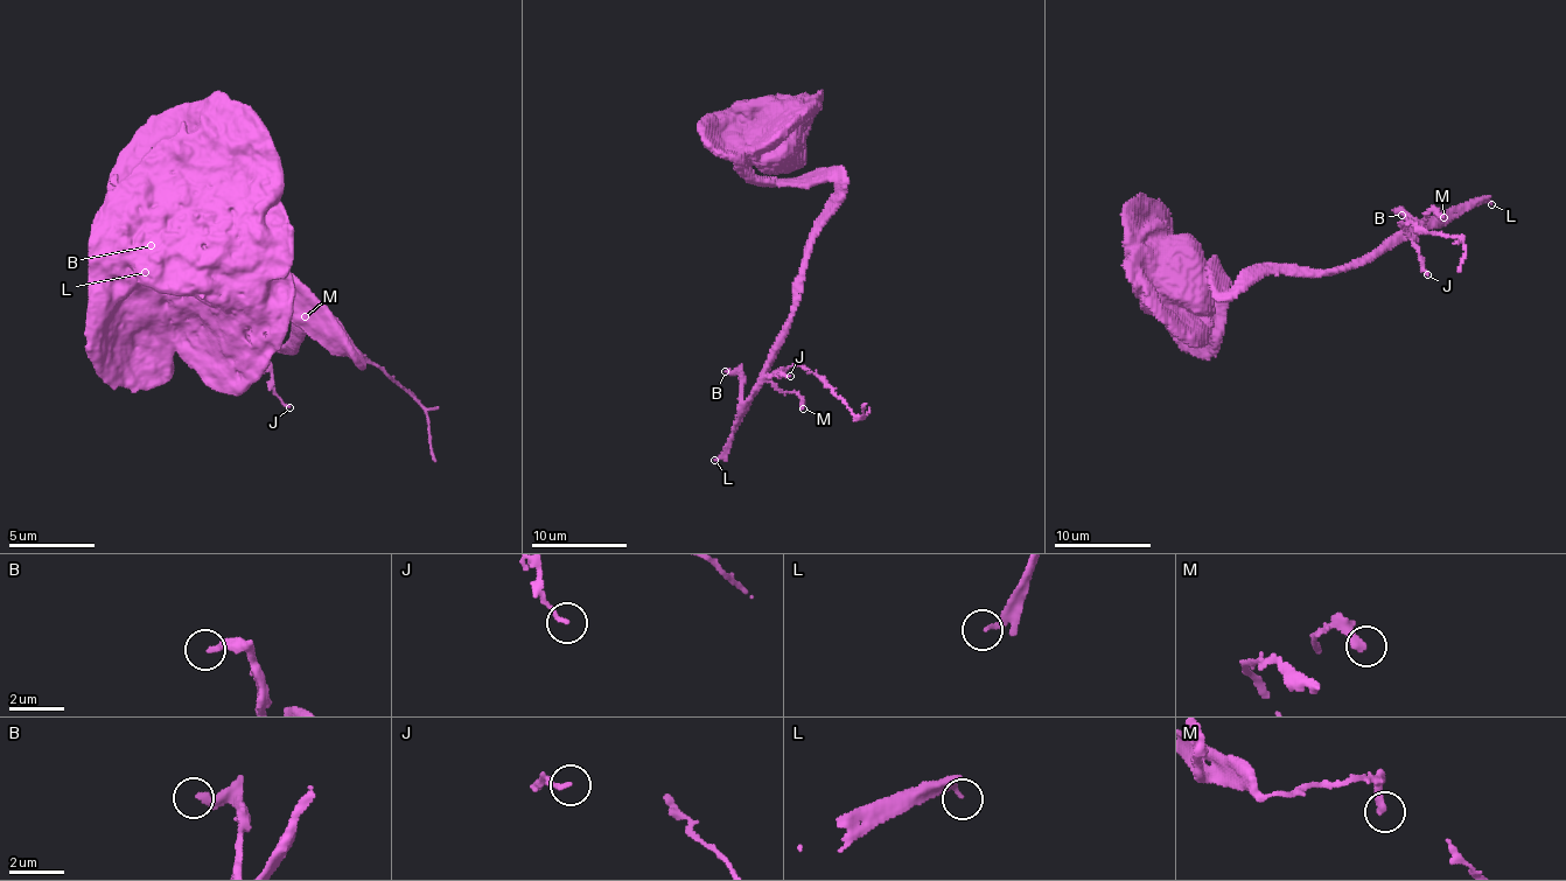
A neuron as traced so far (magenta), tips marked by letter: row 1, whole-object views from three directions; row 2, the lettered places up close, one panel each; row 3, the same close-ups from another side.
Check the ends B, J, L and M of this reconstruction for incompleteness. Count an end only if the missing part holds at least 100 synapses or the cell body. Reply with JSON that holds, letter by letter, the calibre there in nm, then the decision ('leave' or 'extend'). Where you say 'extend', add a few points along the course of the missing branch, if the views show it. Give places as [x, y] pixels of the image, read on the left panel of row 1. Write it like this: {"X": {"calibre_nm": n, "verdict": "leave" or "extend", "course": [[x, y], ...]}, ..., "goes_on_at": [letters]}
{"B": {"calibre_nm": 240, "verdict": "leave"}, "J": {"calibre_nm": 140, "verdict": "leave"}, "L": {"calibre_nm": 150, "verdict": "extend"}, "M": {"calibre_nm": 320, "verdict": "leave"}, "goes_on_at": ["L"]}

